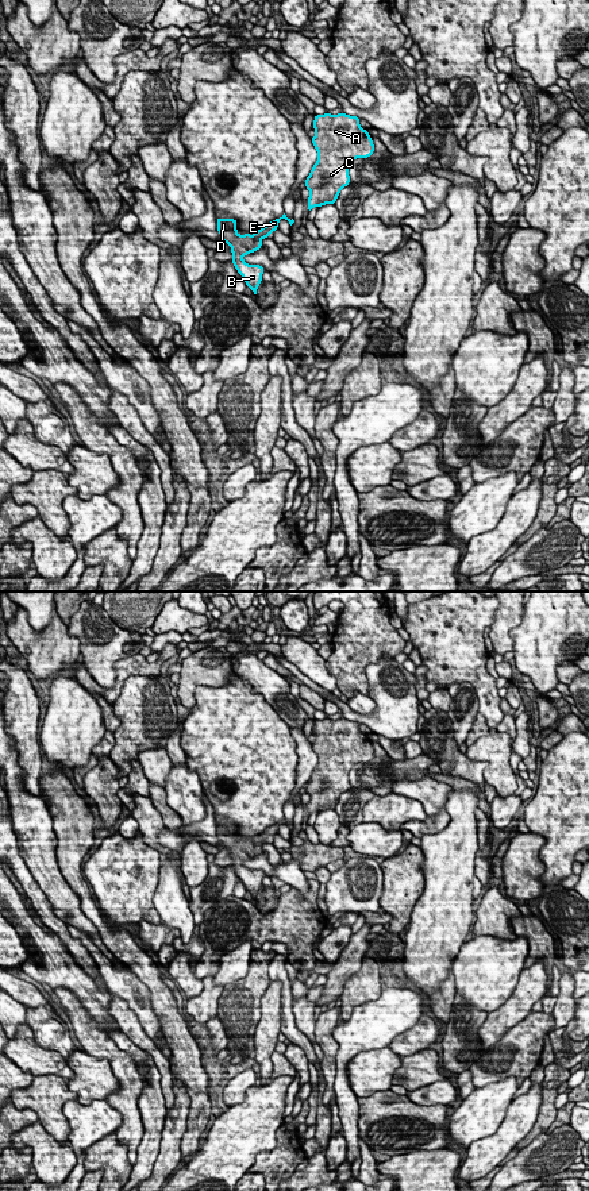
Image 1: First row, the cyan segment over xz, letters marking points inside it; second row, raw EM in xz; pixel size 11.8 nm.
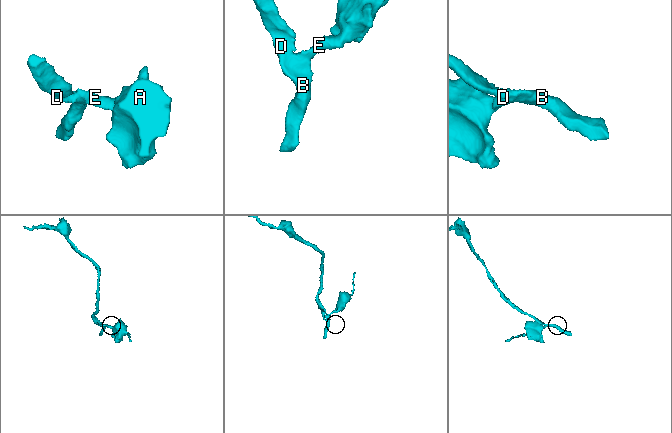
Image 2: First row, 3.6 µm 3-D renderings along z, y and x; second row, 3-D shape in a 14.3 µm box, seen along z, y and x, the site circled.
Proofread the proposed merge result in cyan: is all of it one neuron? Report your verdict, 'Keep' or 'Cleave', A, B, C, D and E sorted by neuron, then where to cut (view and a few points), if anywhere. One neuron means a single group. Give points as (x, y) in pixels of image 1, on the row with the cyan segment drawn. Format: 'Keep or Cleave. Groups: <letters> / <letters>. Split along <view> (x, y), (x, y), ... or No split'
Keep. Groups: A B C D E. No split

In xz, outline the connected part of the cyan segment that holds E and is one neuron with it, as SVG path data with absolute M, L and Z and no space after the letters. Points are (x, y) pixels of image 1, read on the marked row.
M285 213L263 226L261 230L255 231L253 235L245 234L239 235L236 230L238 221L235 219L219 219L217 221L217 231L222 235L222 243L227 243L231 246L232 253L232 263L238 273L245 280L246 285L257 294L258 285L262 281L262 274L265 269L261 265L249 265L243 261L243 255L247 255L250 253L254 253L259 248L262 248L261 240L263 238L269 238L270 232L276 231L278 228L278 223L285 219L292 226L294 220L289 219Z

